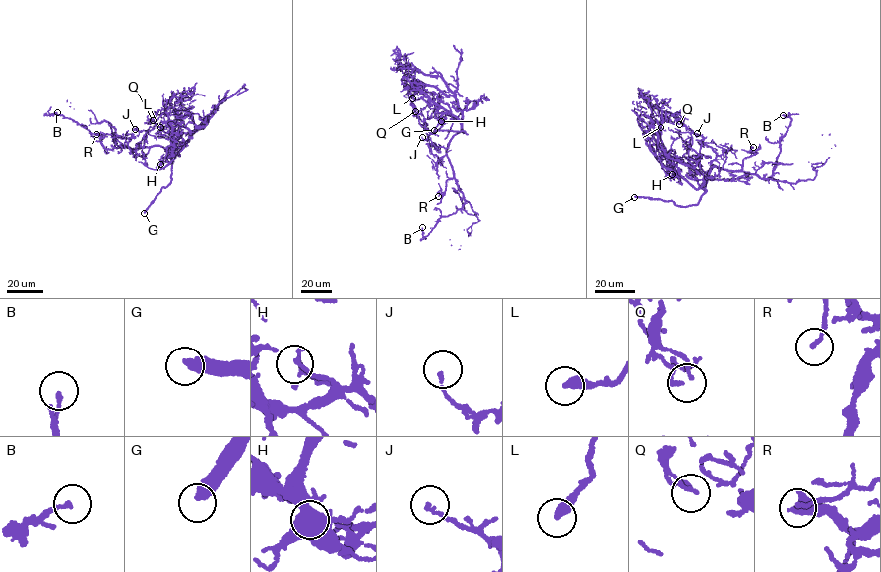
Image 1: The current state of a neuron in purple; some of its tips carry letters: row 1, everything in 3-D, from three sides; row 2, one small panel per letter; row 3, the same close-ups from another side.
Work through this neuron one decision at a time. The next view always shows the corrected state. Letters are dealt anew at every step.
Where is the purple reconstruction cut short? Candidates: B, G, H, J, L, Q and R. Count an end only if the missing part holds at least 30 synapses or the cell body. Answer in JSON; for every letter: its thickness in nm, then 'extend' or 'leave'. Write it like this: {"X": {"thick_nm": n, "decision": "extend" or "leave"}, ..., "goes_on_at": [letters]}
{"B": {"thick_nm": 150, "decision": "leave"}, "G": {"thick_nm": 440, "decision": "extend"}, "H": {"thick_nm": 150, "decision": "leave"}, "J": {"thick_nm": 120, "decision": "leave"}, "L": {"thick_nm": 360, "decision": "leave"}, "Q": {"thick_nm": 130, "decision": "leave"}, "R": {"thick_nm": 130, "decision": "leave"}, "goes_on_at": ["G"]}

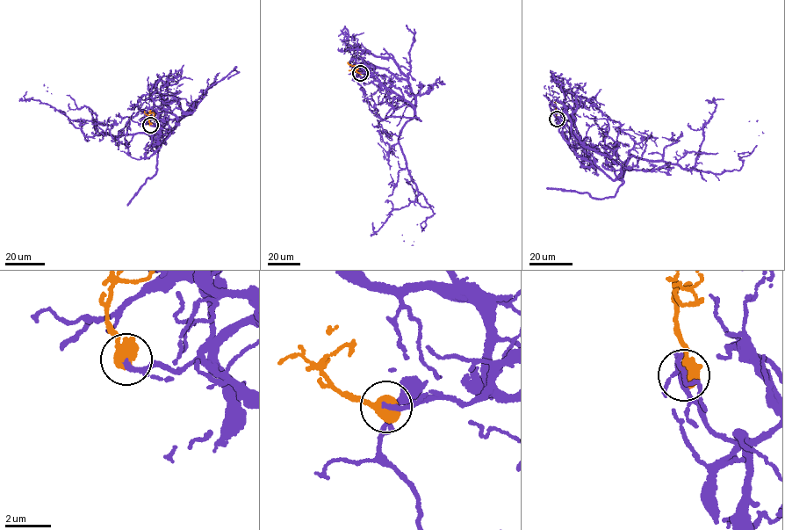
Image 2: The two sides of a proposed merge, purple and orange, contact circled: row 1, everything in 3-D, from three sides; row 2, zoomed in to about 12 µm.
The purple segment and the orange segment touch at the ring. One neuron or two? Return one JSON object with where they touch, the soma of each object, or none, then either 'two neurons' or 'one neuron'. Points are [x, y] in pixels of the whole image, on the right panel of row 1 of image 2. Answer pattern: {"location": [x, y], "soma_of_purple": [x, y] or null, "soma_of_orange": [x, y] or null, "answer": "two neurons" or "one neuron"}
{"location": [557, 119], "soma_of_purple": null, "soma_of_orange": null, "answer": "one neuron"}

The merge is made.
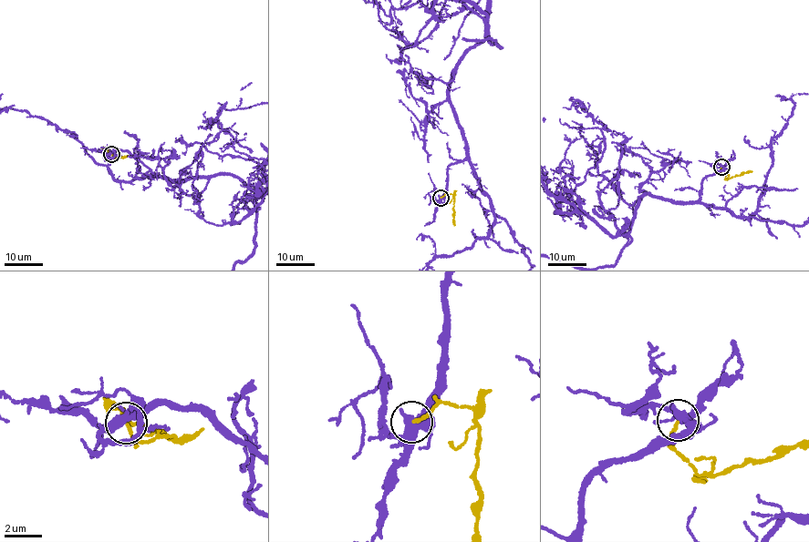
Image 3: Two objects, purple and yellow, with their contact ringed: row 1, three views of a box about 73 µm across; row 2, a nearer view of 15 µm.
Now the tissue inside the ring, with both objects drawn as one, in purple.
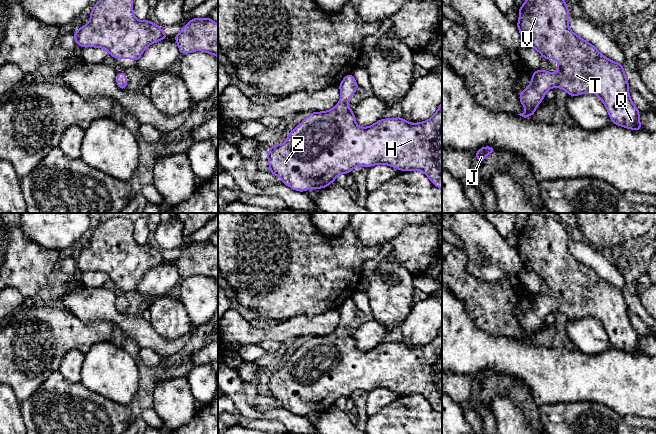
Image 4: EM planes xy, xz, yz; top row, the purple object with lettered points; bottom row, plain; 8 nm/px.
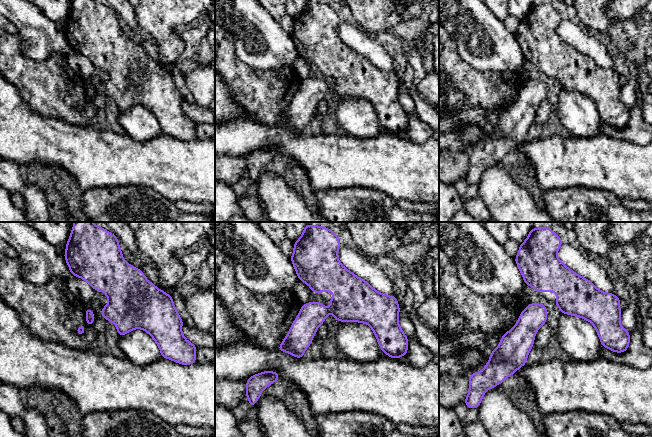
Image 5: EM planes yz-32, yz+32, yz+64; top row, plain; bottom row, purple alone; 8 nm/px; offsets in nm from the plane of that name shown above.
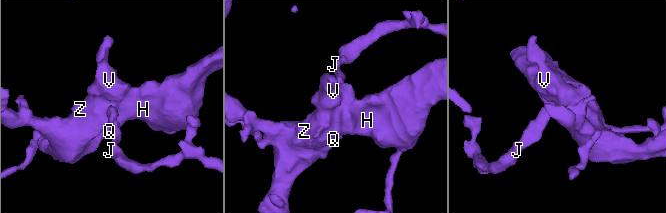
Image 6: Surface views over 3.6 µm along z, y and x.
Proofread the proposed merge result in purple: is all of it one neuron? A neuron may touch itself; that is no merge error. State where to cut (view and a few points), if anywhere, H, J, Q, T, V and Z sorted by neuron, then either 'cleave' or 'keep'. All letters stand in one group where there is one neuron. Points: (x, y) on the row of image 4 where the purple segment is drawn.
no cut | H J Q T V Z | keep

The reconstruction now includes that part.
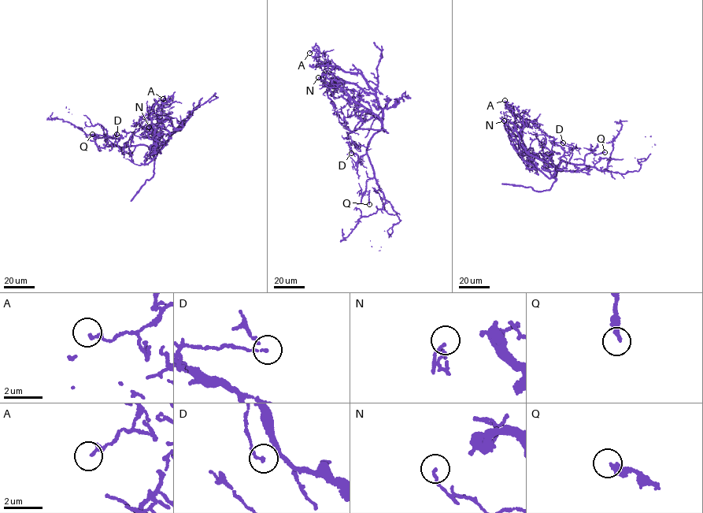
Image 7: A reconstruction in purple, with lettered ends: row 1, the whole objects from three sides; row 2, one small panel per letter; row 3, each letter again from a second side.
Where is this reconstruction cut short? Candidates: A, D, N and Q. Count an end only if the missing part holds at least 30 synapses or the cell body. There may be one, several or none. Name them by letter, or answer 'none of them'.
none of them

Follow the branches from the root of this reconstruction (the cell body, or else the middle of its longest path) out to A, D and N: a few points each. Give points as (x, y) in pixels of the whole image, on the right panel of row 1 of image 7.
A: (557, 168), (555, 176), (549, 178), (522, 158), (518, 148), (523, 119), (519, 113), (509, 110), (505, 100)
D: (557, 168), (563, 161), (560, 159), (564, 150), (556, 143), (563, 143)
N: (557, 168), (555, 176), (549, 178), (523, 160), (514, 149), (509, 135), (510, 128), (504, 120)

